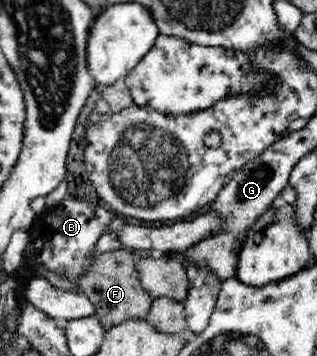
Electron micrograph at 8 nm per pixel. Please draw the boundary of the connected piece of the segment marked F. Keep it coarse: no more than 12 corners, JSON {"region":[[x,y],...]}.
{"region":[[131,249],[98,254],[79,278],[106,332],[147,319]]}

